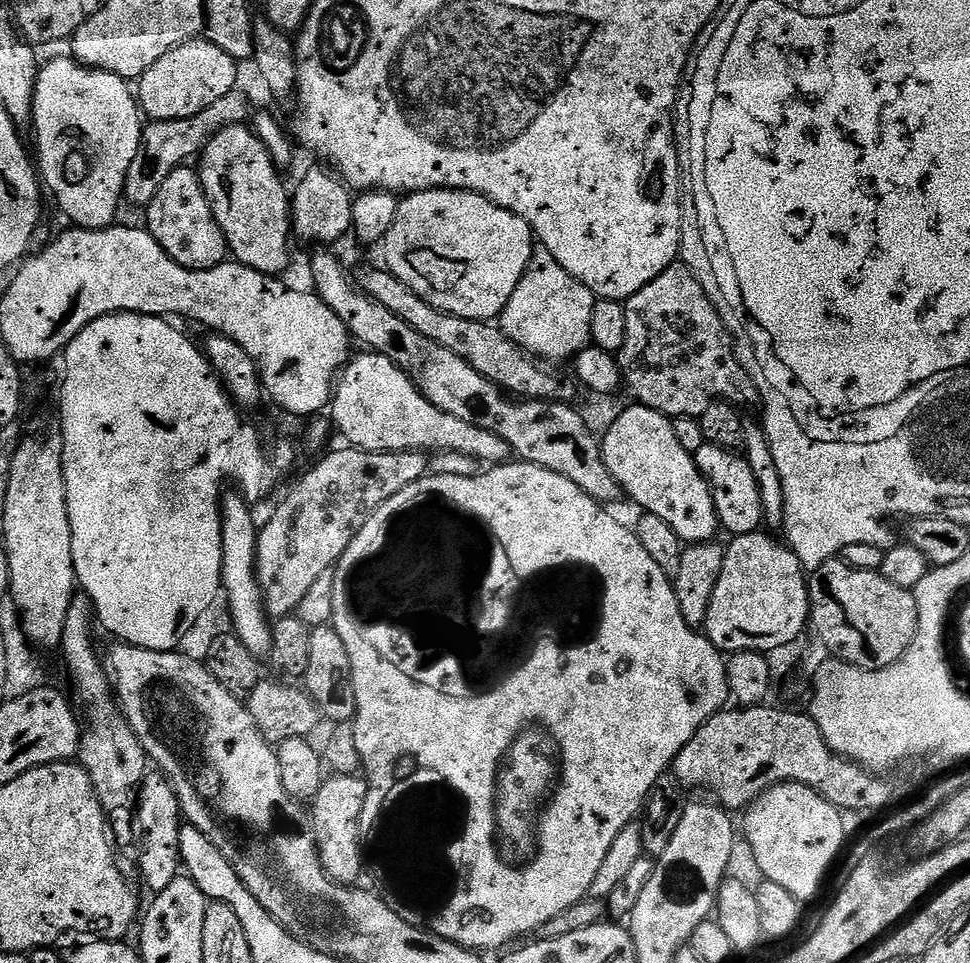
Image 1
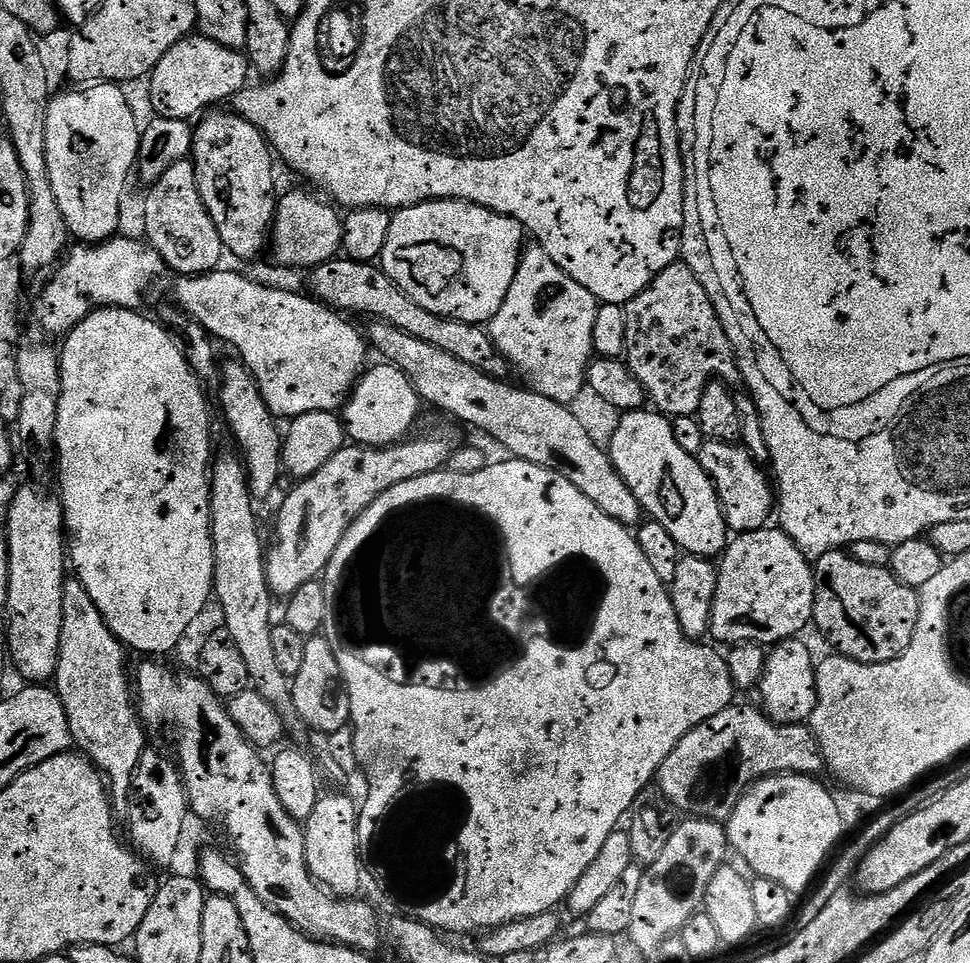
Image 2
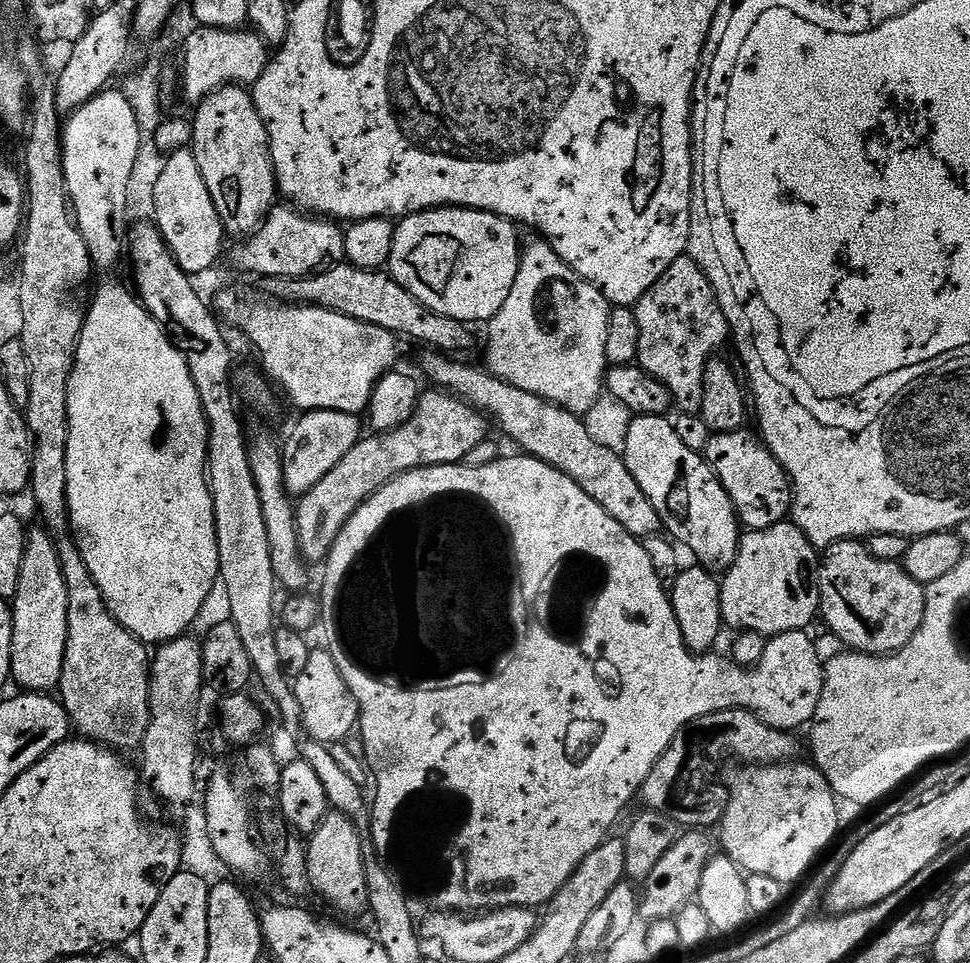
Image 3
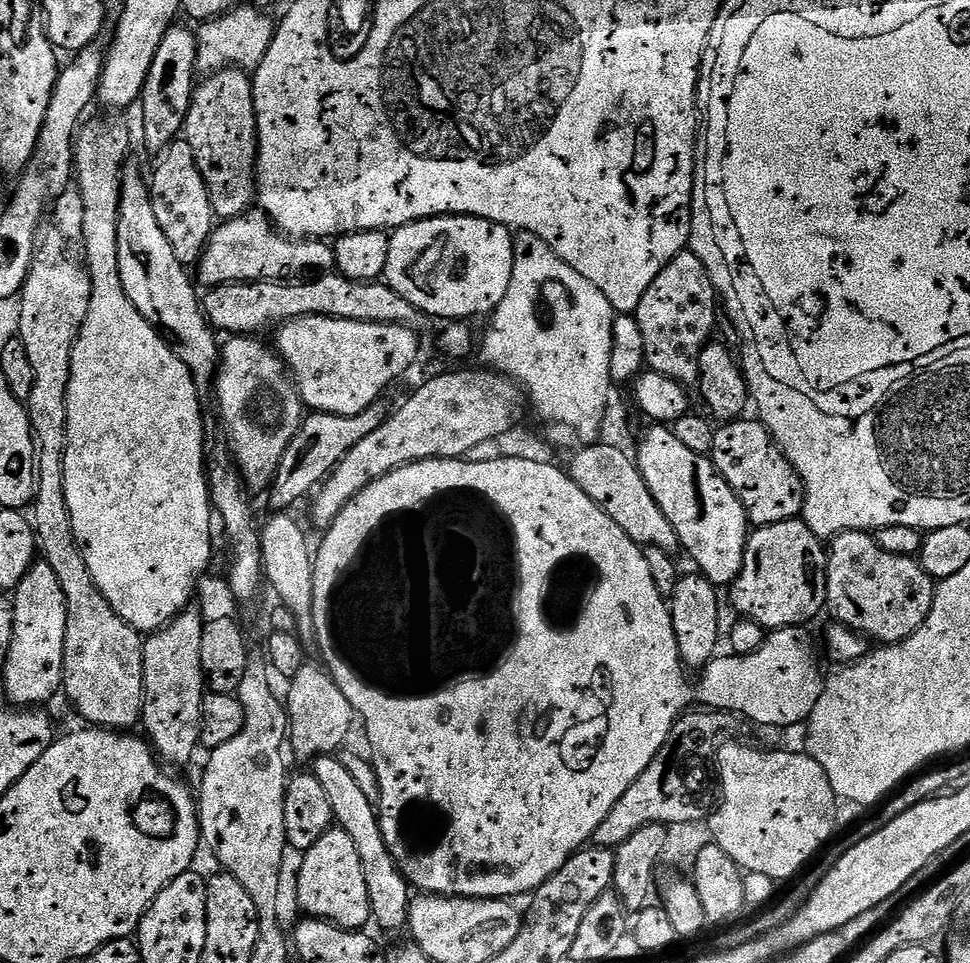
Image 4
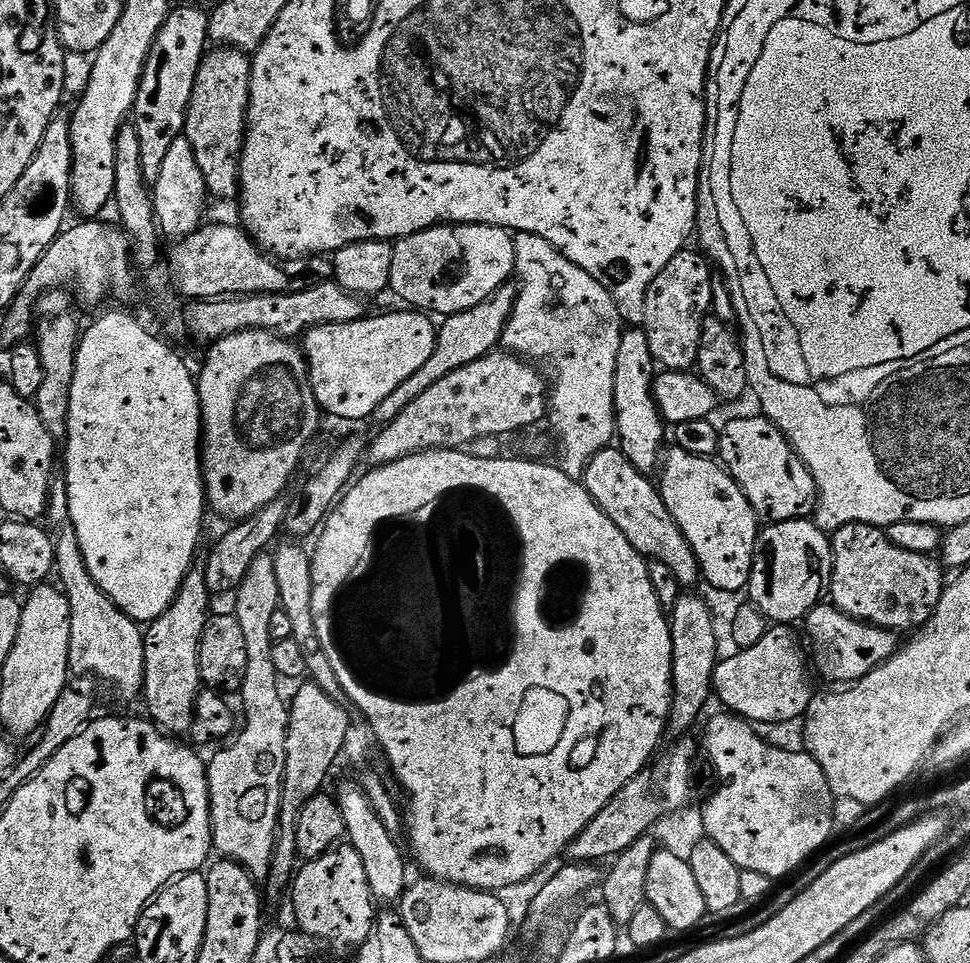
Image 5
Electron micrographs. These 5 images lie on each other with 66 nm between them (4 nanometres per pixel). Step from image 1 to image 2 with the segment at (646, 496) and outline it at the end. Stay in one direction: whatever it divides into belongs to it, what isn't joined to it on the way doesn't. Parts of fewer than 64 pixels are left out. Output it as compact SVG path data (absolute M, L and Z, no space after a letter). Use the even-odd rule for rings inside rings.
M651 410L639 411L625 411L618 425L618 430L614 433L614 438L606 451L612 457L612 464L616 468L616 472L622 478L622 482L626 482L626 486L630 486L630 490L634 494L634 498L638 498L641 509L651 519L662 522L662 526L666 526L666 530L670 530L670 536L674 538L674 542L678 542L681 553L689 556L707 556L709 558L716 558L723 553L724 549L728 547L730 533L728 530L728 523L724 521L724 508L720 504L720 499L716 493L716 487L713 486L712 480L706 474L706 470L702 470L699 459L690 454L686 454L686 450L682 450L682 446L678 446L678 441L674 439L674 430L672 429L672 420L669 417L661 414L659 411Z

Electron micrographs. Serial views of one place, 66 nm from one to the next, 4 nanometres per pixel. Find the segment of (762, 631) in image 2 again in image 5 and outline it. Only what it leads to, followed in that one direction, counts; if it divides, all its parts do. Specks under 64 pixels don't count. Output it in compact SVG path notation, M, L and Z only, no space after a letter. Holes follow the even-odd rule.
M811 519L768 524L756 539L746 596L773 625L803 621L832 586L832 541Z

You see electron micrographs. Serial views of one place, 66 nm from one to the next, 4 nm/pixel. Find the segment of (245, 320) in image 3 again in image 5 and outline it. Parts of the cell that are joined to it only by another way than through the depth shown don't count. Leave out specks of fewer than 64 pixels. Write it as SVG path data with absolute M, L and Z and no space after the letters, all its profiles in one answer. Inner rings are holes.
M404 310L408 312L388 312L385 316L372 316L372 314L365 315L363 320L355 320L349 324L335 324L334 326L318 326L312 328L310 331L305 332L302 337L302 351L304 358L308 362L308 373L310 374L310 382L312 383L312 389L316 395L316 400L319 402L321 409L325 413L328 412L332 416L337 416L340 420L365 420L367 421L374 414L374 410L377 409L380 402L385 401L390 394L394 393L394 390L398 389L398 386L402 385L411 375L417 374L418 370L421 370L429 361L430 356L434 353L437 325L432 325L433 317L425 314L419 310Z

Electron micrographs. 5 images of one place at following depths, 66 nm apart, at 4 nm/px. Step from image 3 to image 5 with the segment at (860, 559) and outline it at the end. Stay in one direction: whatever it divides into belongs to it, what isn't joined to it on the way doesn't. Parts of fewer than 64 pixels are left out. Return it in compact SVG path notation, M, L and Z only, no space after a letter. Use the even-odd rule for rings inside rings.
M847 524L831 533L830 539L830 600L839 612L897 634L903 634L907 628L919 630L931 621L946 587L946 572L939 559L894 546L887 531L872 524Z

